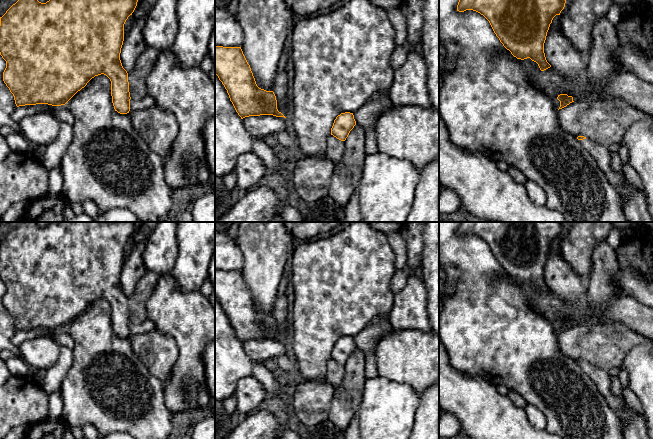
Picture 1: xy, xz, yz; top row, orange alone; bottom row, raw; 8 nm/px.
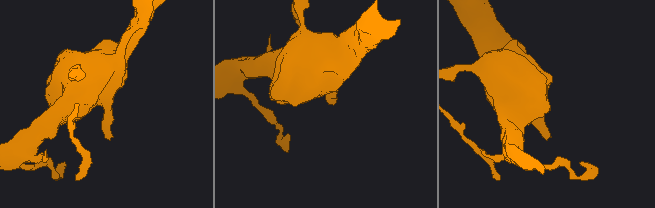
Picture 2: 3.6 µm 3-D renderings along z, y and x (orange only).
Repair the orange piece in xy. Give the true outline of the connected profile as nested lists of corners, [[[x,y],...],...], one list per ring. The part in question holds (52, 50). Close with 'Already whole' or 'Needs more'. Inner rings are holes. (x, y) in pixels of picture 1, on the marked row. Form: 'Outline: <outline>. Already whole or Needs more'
Outline: [[[18,0],[6,13],[0,17],[0,55],[6,61],[3,81],[14,96],[17,107],[25,105],[48,104],[52,106],[65,105],[78,91],[84,88],[95,76],[104,74],[111,81],[111,96],[115,111],[127,114],[130,111],[130,92],[128,73],[123,68],[120,53],[124,41],[124,24],[132,15],[138,0],[49,0],[41,3],[38,0]]]. Already whole

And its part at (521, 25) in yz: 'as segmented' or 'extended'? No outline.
as segmented

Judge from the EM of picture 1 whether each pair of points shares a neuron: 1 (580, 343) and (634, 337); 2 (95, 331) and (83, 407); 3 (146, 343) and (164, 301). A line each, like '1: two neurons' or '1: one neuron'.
1: one neuron
2: one neuron
3: two neurons

